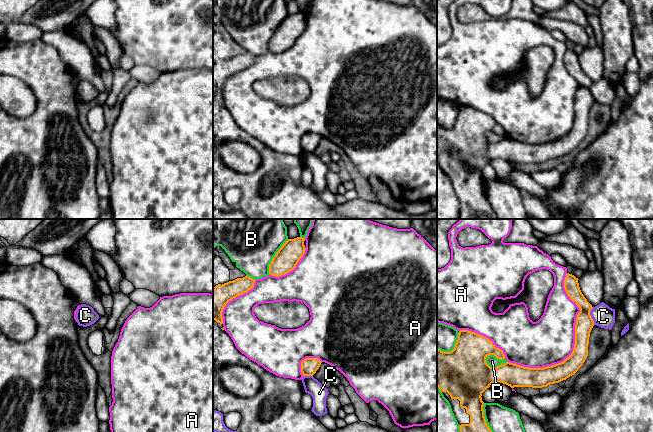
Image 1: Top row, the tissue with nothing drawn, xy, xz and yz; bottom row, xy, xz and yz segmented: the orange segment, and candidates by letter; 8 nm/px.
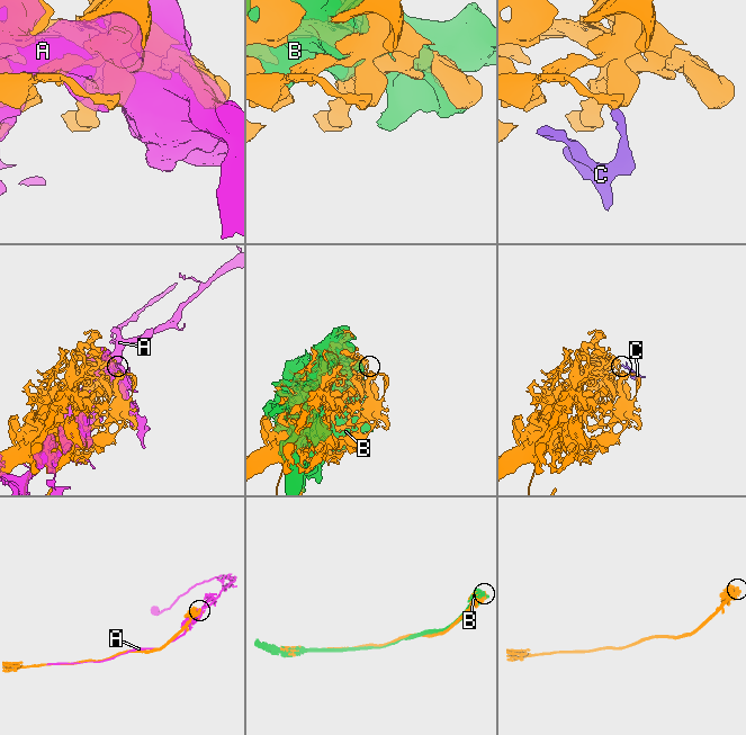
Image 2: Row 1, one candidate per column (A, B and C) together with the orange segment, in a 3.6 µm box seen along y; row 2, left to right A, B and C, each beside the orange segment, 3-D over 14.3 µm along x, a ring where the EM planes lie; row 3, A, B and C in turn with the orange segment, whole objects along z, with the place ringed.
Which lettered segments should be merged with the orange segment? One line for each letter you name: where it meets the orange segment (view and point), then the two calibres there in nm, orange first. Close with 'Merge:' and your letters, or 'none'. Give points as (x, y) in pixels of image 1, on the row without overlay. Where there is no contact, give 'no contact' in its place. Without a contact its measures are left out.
Merge: none

